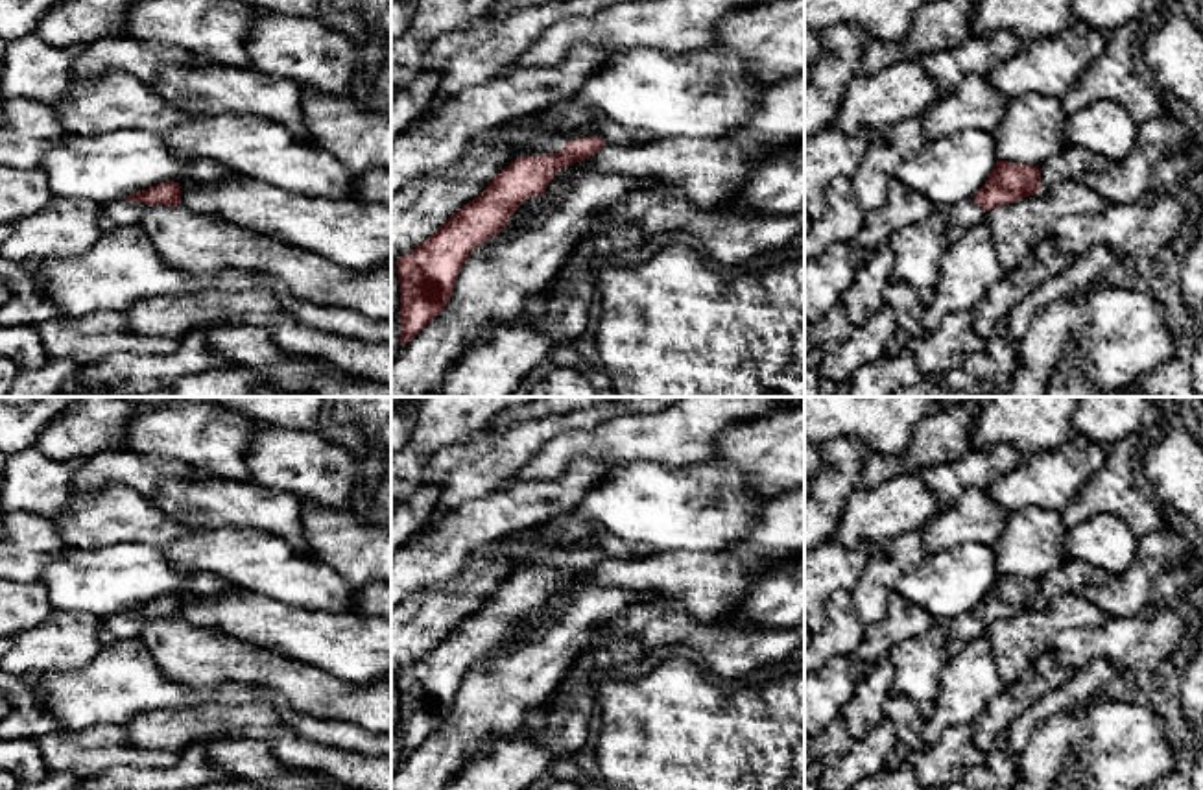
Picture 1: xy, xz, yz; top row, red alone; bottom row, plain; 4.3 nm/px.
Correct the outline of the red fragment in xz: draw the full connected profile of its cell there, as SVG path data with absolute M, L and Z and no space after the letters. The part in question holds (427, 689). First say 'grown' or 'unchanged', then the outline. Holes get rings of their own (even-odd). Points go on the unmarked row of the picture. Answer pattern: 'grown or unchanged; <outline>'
grown; M607 532L581 541L565 541L531 559L524 570L511 574L496 587L491 598L472 615L452 628L430 652L417 659L410 668L397 674L400 698L400 759L415 751L447 720L456 692L470 670L472 663L506 642L511 628L530 611L541 609L554 589L568 578L585 574L598 567L605 557L644 557L648 546L629 545Z

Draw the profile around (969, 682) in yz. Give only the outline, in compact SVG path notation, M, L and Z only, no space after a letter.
M980 635L963 644L941 670L937 696L926 707L919 729L921 738L932 746L948 727L972 725L1006 687L987 637Z

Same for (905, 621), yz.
M893 592L887 600L887 615L880 622L865 626L862 640L849 655L854 683L873 674L878 659L887 655L900 640L924 635L934 622L935 618L926 611Z

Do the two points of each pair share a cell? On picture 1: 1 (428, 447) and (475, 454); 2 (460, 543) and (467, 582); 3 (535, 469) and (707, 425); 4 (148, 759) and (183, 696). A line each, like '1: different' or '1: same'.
1: different
2: different
3: same
4: different

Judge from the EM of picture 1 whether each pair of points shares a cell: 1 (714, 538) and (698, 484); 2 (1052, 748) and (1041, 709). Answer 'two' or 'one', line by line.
1: one
2: two

